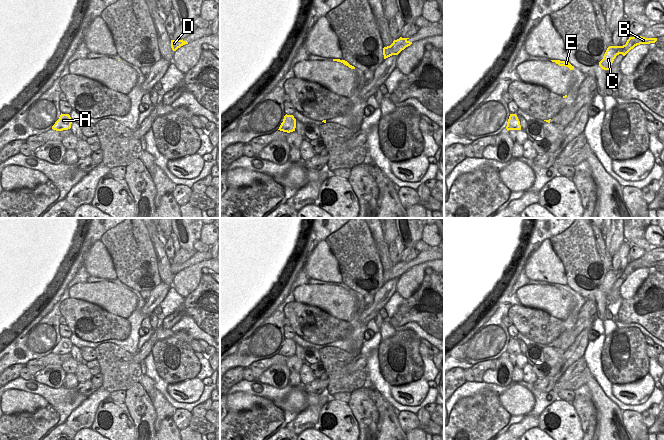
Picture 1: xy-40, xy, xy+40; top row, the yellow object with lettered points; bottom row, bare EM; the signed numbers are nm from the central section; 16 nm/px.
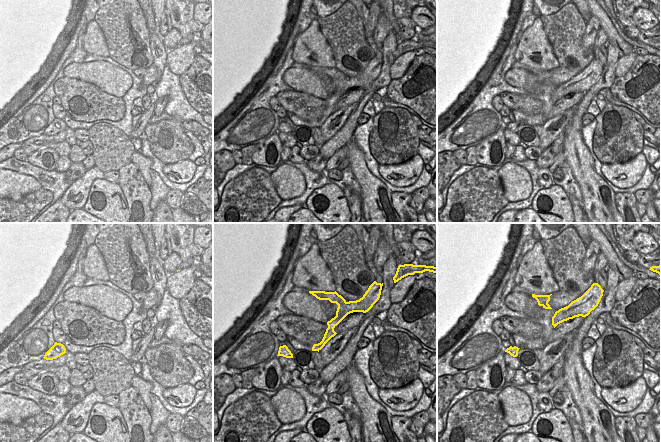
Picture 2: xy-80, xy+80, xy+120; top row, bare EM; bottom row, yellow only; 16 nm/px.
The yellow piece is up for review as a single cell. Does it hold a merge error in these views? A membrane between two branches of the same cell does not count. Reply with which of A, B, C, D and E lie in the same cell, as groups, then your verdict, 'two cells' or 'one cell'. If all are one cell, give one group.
A C E / B D; two cells

